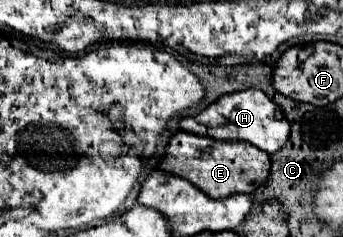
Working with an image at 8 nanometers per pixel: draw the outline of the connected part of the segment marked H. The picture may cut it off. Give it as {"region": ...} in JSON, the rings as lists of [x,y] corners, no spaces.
{"region":[[[245,89],[231,95],[223,95],[209,107],[205,107],[199,115],[185,117],[181,121],[181,129],[195,135],[209,135],[213,139],[249,141],[251,145],[267,151],[269,155],[285,147],[291,135],[291,125],[283,115],[283,109],[275,101],[271,101],[261,89]]]}

